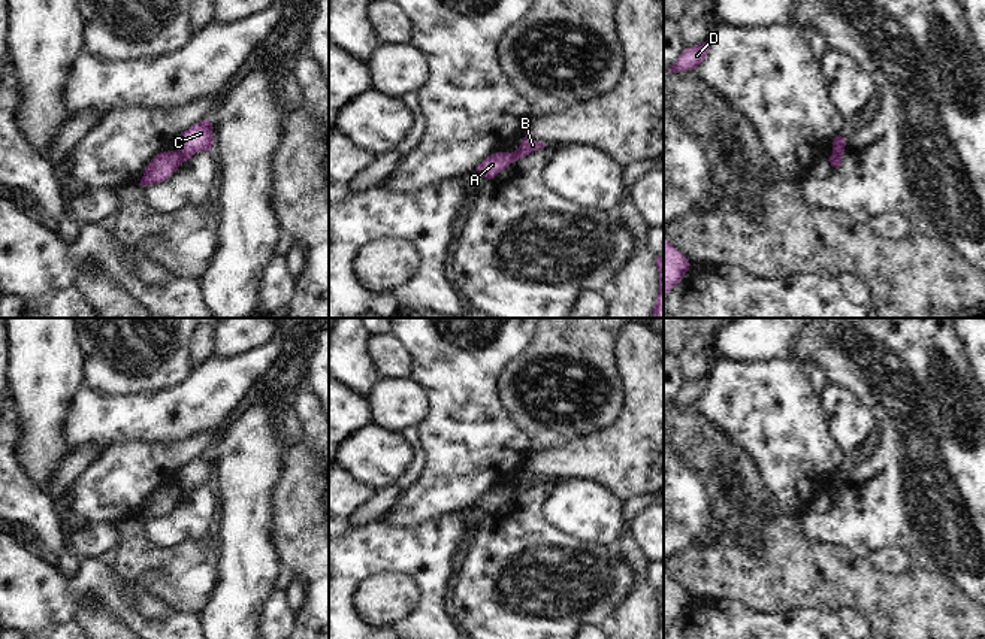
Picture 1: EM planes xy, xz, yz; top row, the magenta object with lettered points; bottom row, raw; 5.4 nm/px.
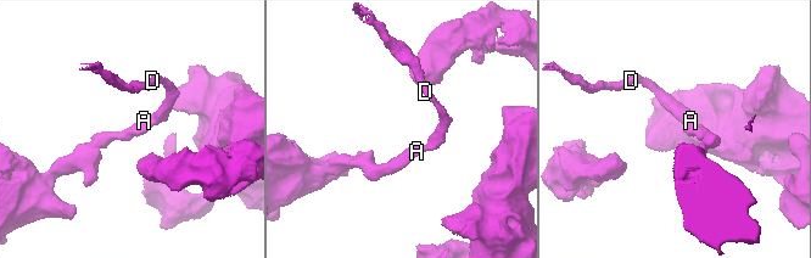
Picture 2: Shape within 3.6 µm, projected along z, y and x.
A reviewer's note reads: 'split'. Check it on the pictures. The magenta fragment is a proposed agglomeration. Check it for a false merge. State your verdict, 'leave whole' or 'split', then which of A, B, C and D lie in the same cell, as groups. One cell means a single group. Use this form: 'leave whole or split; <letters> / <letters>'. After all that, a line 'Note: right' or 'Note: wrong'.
split; A / B C D
Note: right

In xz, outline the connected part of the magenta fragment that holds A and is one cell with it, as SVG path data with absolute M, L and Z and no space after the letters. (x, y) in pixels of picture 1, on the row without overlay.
M514 487L492 488L477 502L477 506L487 514L493 514L513 497L513 493Z

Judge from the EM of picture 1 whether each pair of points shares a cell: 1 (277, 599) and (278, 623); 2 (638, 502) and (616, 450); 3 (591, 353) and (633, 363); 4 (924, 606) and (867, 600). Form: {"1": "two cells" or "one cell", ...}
{"1": "one cell", "2": "two cells", "3": "two cells", "4": "one cell"}

